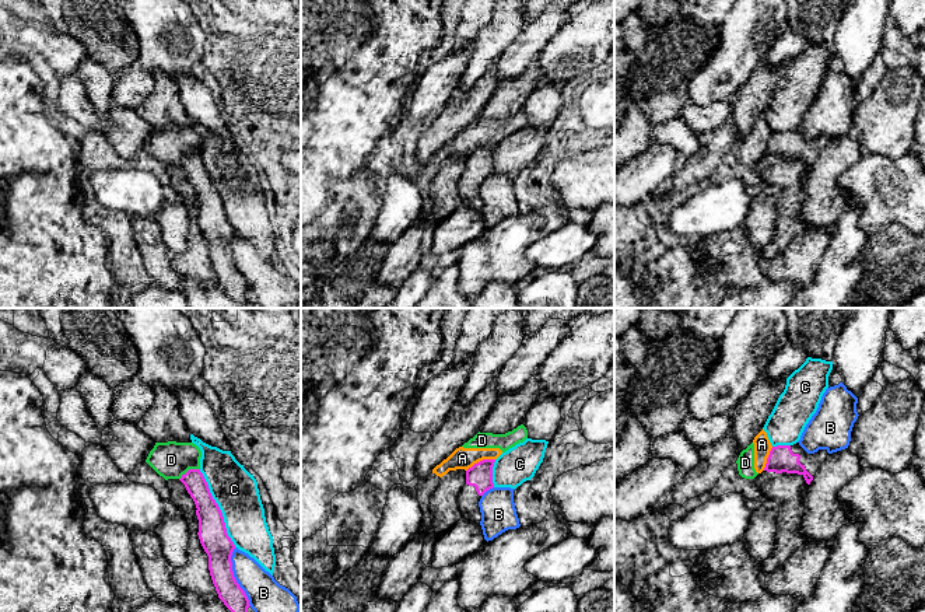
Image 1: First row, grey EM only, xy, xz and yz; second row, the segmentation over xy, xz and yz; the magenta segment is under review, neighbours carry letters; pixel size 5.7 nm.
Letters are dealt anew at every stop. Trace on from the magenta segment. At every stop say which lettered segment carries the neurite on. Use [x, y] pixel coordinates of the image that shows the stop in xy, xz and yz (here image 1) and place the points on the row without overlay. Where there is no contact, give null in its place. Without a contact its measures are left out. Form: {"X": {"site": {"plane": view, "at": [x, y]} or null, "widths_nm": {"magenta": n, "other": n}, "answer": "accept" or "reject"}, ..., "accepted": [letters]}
{"A": {"site": {"plane": "xz", "at": [480, 147]}, "widths_nm": {"magenta": 140, "other": 130}, "answer": "reject"}, "B": {"site": {"plane": "xy", "at": [234, 263]}, "widths_nm": {"magenta": 160, "other": 220}, "answer": "reject"}, "C": {"site": {"plane": "xy", "at": [219, 195]}, "widths_nm": {"magenta": 160, "other": 260}, "answer": "reject"}, "D": {"site": {"plane": "xy", "at": [189, 156]}, "widths_nm": {"magenta": 120, "other": 220}, "answer": "reject"}, "accepted": []}

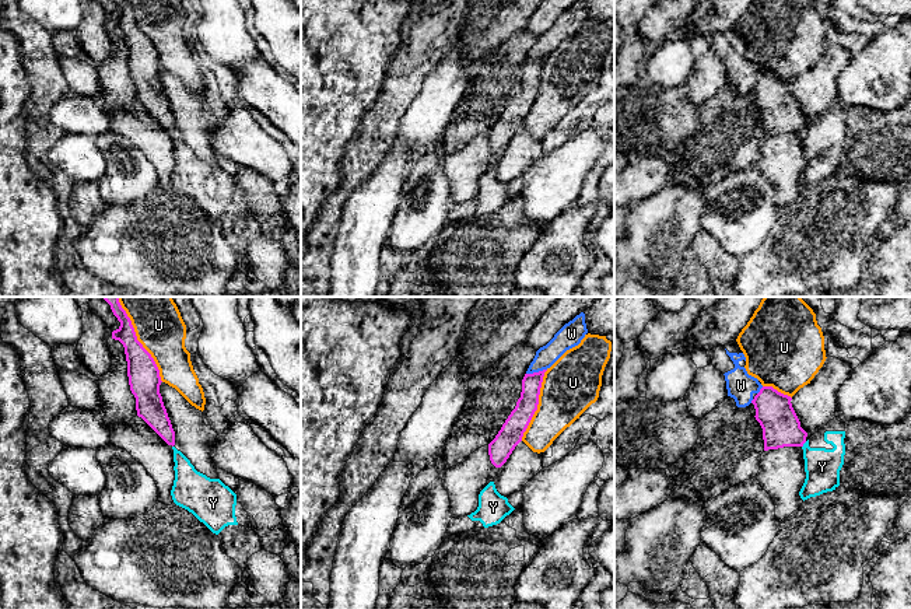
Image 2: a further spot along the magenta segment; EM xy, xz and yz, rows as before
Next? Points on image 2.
{"U": {"site": {"plane": "xz", "at": [538, 90]}, "widths_nm": {"magenta": 140, "other": 320}, "answer": "reject"}, "W": {"site": {"plane": "xz", "at": [536, 59]}, "widths_nm": {"magenta": 120, "other": 120}, "answer": "reject"}, "Y": {"site": {"plane": "yz", "at": [803, 129]}, "widths_nm": {"magenta": 220, "other": 200}, "answer": "reject"}, "accepted": []}

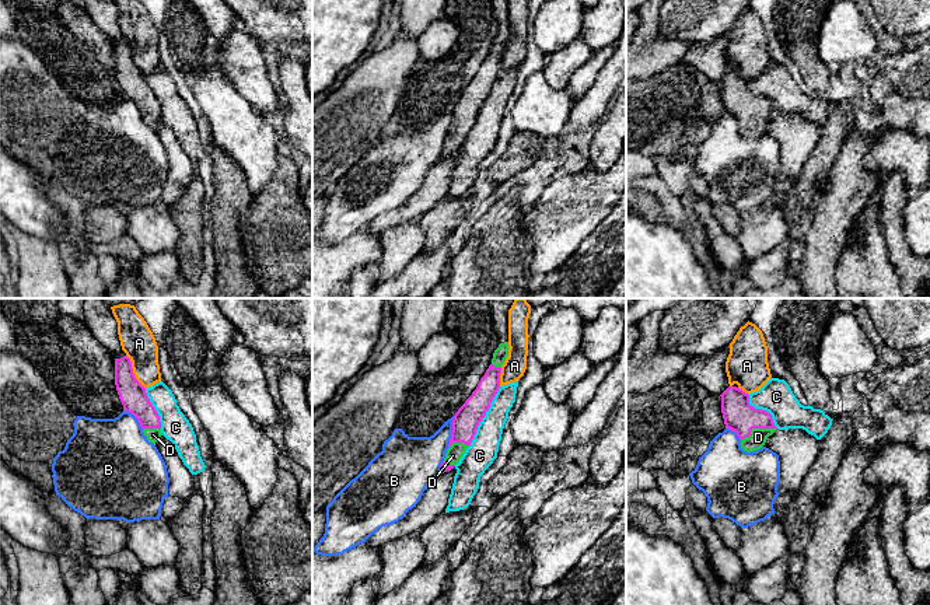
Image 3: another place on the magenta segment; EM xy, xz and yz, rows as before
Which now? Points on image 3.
{"A": {"site": {"plane": "xy", "at": [132, 58]}, "widths_nm": {"magenta": 160, "other": 190}, "answer": "reject"}, "B": {"site": {"plane": "xz", "at": [451, 118]}, "widths_nm": {"magenta": 150, "other": 280}, "answer": "reject"}, "C": {"site": {"plane": "xz", "at": [483, 102]}, "widths_nm": {"magenta": 150, "other": 170}, "answer": "reject"}, "D": {"site": {"plane": "yz", "at": [757, 114]}, "widths_nm": {"magenta": 180, "other": 100}, "answer": "accept"}, "accepted": ["D"]}

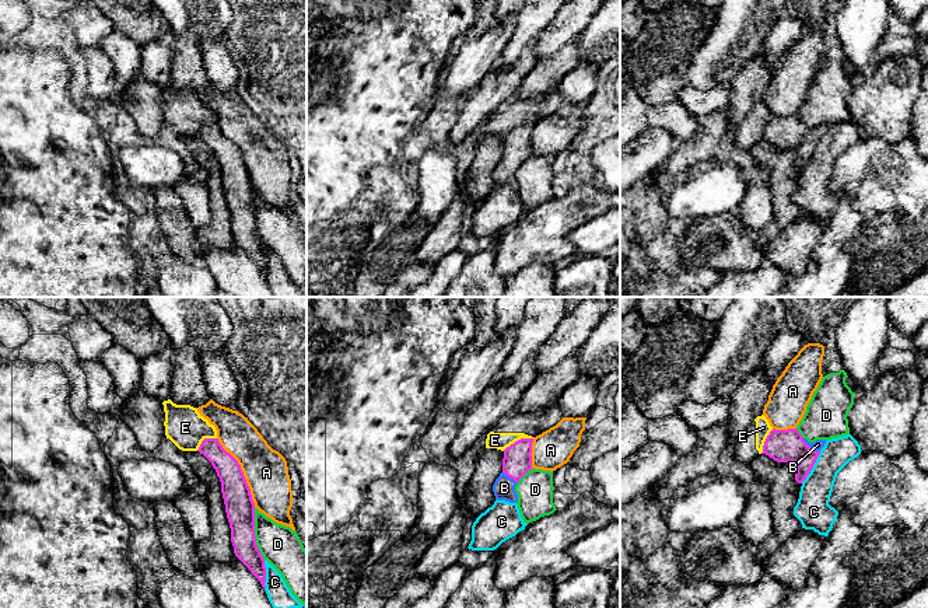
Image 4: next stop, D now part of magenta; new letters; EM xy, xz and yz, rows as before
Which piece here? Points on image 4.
{"A": {"site": {"plane": "xy", "at": [242, 159]}, "widths_nm": {"magenta": 170, "other": 260}, "answer": "reject"}, "B": {"site": {"plane": "yz", "at": [809, 133]}, "widths_nm": {"magenta": 190, "other": 60}, "answer": "accept"}, "C": {"site": {"plane": "yz", "at": [812, 153]}, "widths_nm": {"magenta": 190, "other": 190}, "answer": "reject"}, "D": {"site": {"plane": "xy", "at": [254, 220]}, "widths_nm": {"magenta": 170, "other": 220}, "answer": "reject"}, "E": {"site": {"plane": "xz", "at": [518, 126]}, "widths_nm": {"magenta": 170, "other": 100}, "answer": "reject"}, "accepted": ["B"]}

